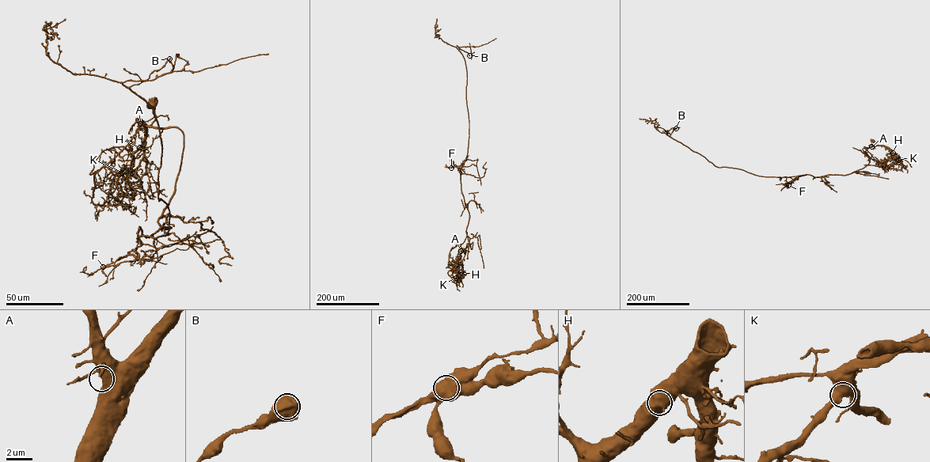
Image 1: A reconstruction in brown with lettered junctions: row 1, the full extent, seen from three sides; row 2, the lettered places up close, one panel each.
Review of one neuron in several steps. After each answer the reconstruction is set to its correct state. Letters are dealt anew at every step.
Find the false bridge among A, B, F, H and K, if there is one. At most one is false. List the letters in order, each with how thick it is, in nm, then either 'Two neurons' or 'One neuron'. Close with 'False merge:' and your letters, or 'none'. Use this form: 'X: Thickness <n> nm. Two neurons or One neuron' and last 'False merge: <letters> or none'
A: Thickness 650 nm. One neuron
B: Thickness 900 nm. One neuron
F: Thickness 1100 nm. Two neurons
H: Thickness 800 nm. One neuron
K: Thickness 750 nm. One neuron
False merge: F

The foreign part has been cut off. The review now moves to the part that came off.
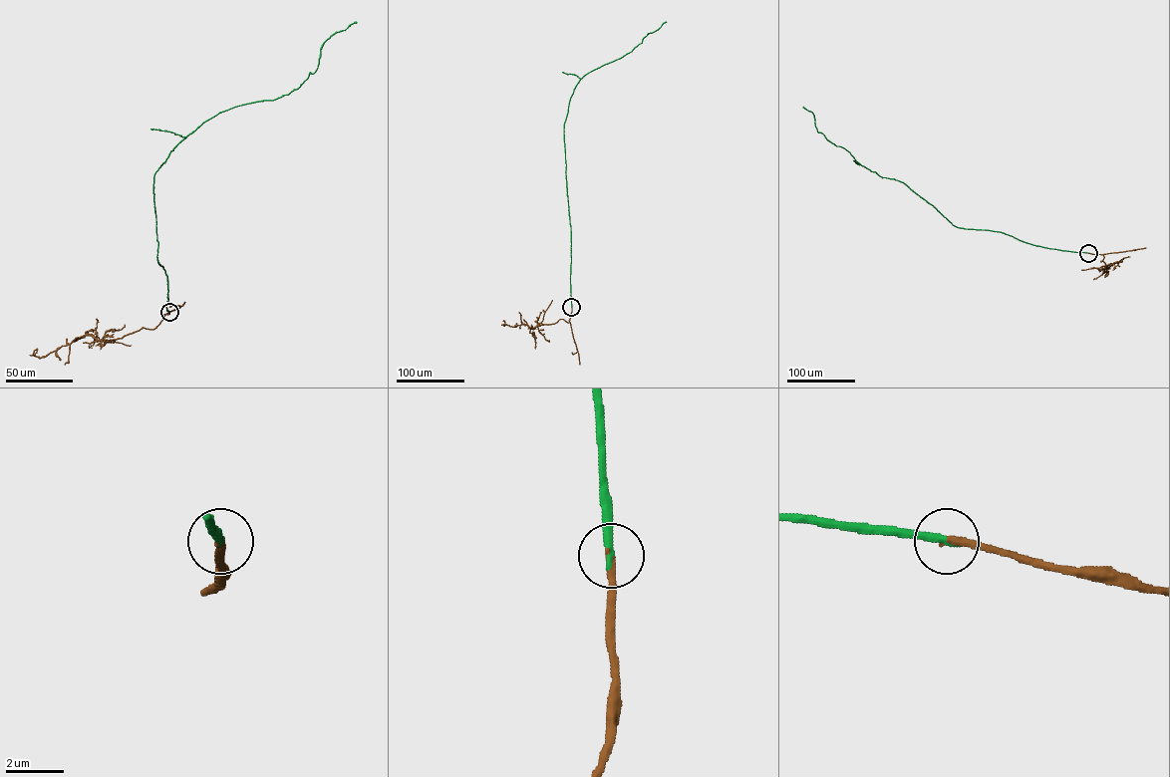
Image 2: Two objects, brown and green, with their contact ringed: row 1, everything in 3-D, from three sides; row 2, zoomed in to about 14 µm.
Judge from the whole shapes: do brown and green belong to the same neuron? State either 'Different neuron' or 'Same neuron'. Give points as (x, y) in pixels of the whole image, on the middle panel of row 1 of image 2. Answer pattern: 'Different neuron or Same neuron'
Same neuron

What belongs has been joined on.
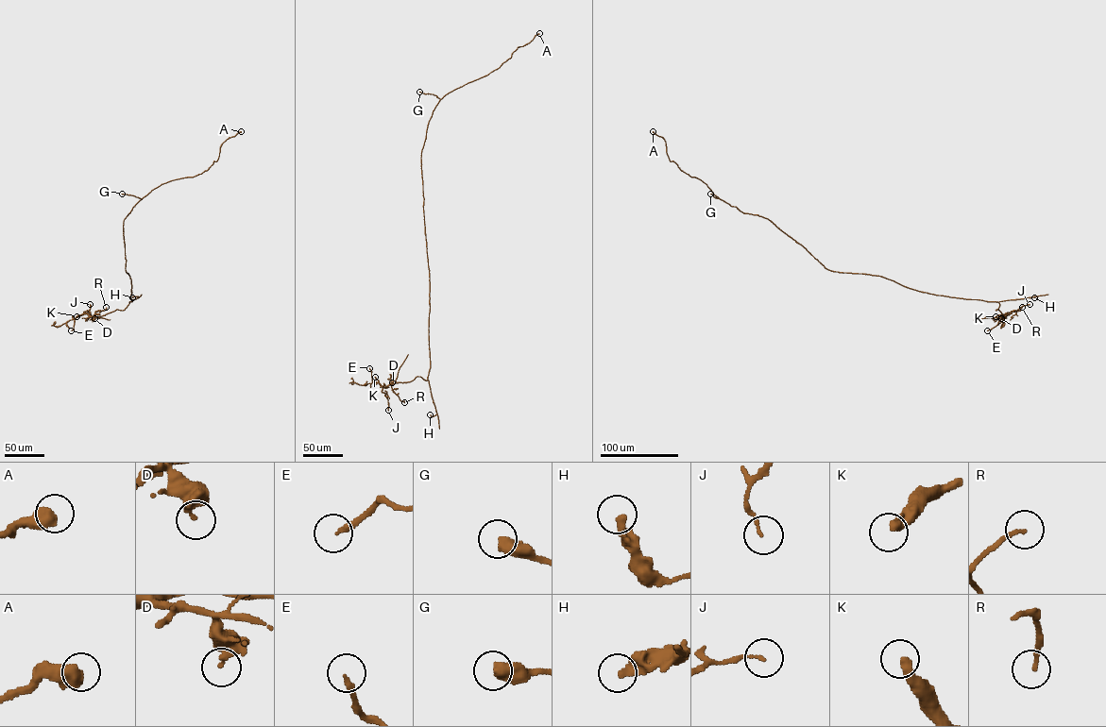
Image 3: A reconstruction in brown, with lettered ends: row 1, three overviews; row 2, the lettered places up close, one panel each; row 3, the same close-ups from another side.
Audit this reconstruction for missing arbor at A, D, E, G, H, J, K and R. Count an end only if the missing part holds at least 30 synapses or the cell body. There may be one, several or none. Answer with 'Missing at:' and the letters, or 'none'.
Missing at: none

